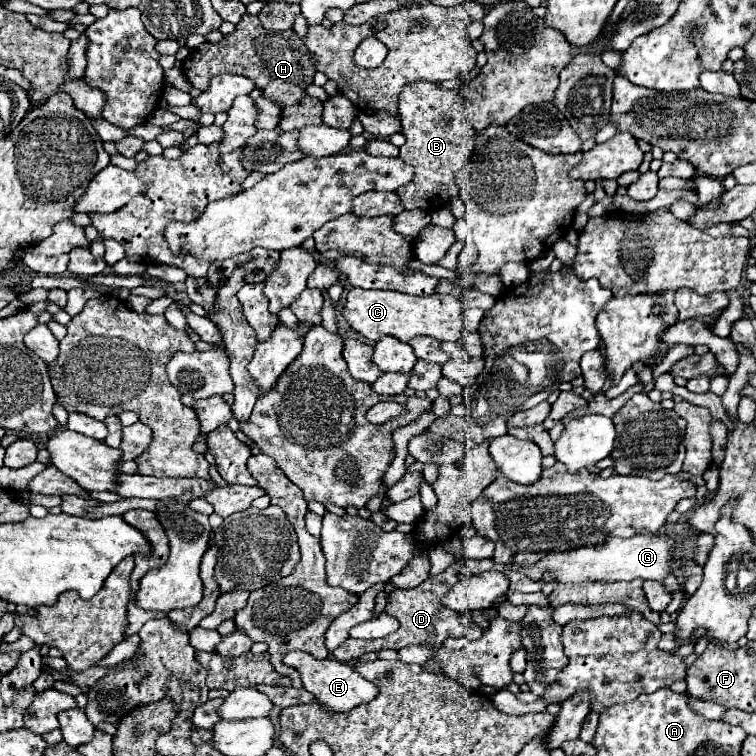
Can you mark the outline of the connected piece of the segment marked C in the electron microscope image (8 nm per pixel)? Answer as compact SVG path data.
M351 288L347 294L343 316L351 324L353 330L363 334L367 340L377 342L383 334L391 334L403 342L409 342L415 336L431 336L439 342L457 342L463 336L463 316L465 304L447 294L431 294L431 296L411 296L395 290L363 290Z

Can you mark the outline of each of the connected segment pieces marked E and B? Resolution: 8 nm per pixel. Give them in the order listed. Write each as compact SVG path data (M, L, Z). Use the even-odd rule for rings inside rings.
M291 650L285 660L285 664L297 668L301 672L301 680L303 680L303 688L309 690L311 694L315 694L315 698L319 700L321 706L333 710L333 712L347 712L349 708L355 708L359 704L365 704L365 702L371 702L379 690L375 688L375 684L371 684L369 680L365 680L351 664L345 664L345 662L339 662L335 658L325 658L325 660L317 660L313 658L311 654L307 652L301 652L301 650Z
M435 82L407 84L399 96L399 116L401 132L407 138L407 142L401 146L399 158L415 168L415 176L407 186L401 186L397 194L405 210L421 208L433 212L459 194L455 172L463 168L471 156L477 132L469 120L465 120L457 90L439 88Z

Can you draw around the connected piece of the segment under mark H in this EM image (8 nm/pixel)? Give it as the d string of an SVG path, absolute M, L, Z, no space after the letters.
M245 14L241 22L237 24L235 32L227 34L223 42L219 44L201 44L199 48L193 48L189 56L183 60L183 72L193 84L193 88L207 90L209 80L221 72L225 74L241 74L255 82L257 88L263 90L265 96L281 102L285 106L283 120L279 128L283 130L295 130L305 128L309 124L321 124L323 108L315 108L315 100L311 100L305 94L305 86L311 84L315 66L309 62L309 50L303 44L303 40L293 32L271 32L265 30L257 16Z

